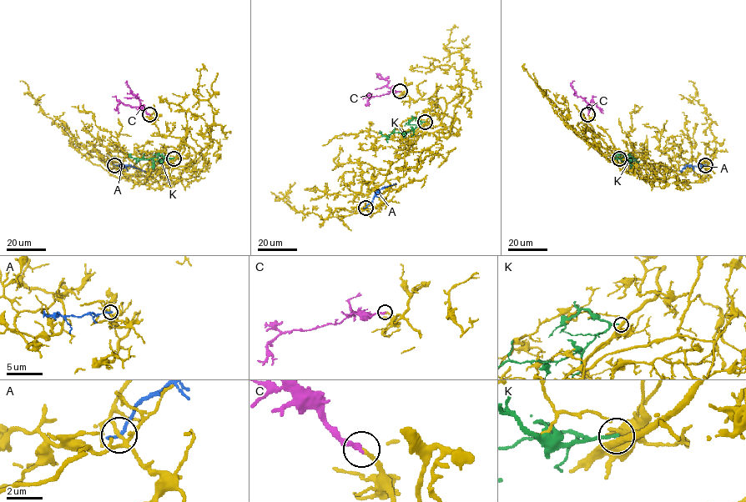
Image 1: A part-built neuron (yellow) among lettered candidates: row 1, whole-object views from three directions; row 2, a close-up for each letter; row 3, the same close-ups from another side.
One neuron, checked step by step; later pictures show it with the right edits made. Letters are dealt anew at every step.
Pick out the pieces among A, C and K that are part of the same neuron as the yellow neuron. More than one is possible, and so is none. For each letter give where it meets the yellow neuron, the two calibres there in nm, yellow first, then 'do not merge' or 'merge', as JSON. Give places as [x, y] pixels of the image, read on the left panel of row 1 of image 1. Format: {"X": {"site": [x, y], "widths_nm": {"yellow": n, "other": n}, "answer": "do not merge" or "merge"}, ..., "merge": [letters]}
{"A": {"site": [114, 165], "widths_nm": {"yellow": 160, "other": 200}, "answer": "do not merge"}, "C": {"site": [149, 114], "widths_nm": {"yellow": 200, "other": 220}, "answer": "merge"}, "K": {"site": [173, 158], "widths_nm": {"yellow": 360, "other": 160}, "answer": "do not merge"}, "merge": ["C"]}

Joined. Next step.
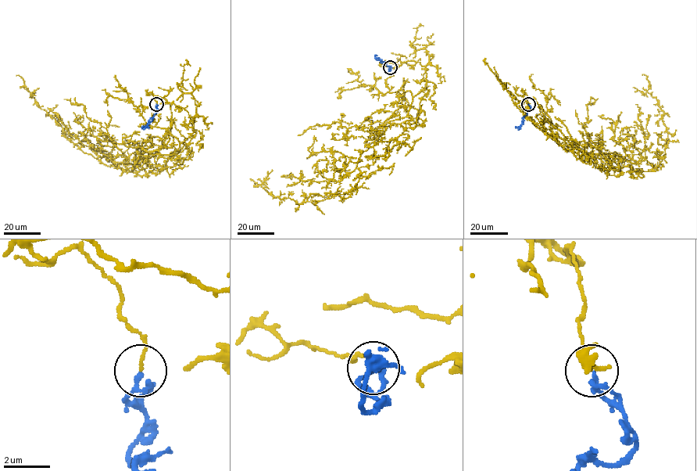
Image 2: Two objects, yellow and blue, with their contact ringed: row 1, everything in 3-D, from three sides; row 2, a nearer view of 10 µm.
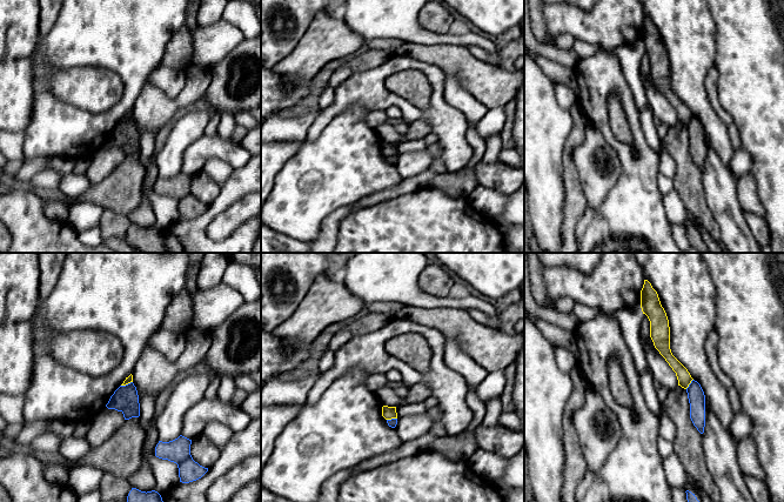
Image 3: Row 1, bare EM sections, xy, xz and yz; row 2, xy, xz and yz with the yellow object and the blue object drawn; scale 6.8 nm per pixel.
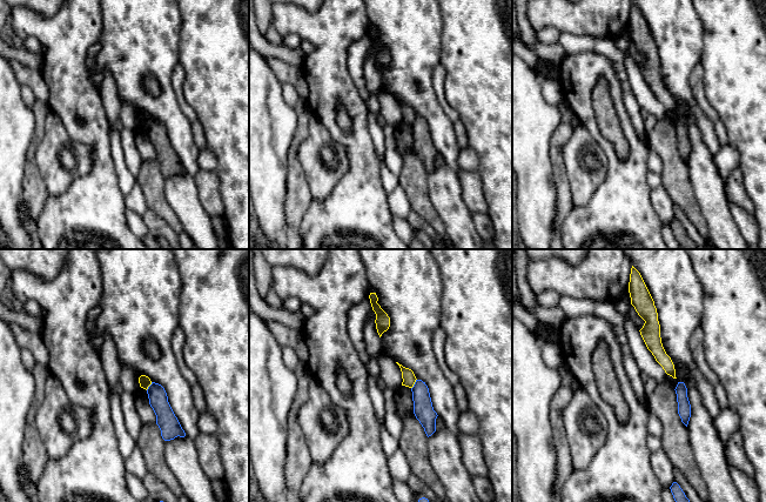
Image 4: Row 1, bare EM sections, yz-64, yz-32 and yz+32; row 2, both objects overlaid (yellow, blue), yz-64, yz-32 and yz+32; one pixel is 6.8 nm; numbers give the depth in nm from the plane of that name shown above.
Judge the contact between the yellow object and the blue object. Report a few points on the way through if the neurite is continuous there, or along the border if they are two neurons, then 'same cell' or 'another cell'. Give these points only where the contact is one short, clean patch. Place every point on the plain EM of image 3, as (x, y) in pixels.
along yz (692, 115), (685, 125) | another cell

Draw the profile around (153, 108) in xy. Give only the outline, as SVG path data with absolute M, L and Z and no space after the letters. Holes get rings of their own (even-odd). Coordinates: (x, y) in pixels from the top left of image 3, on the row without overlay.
M190 65L186 71L187 82L182 92L174 99L168 98L147 78L133 107L133 120L150 132L158 132L180 107L199 106L210 85L210 69Z

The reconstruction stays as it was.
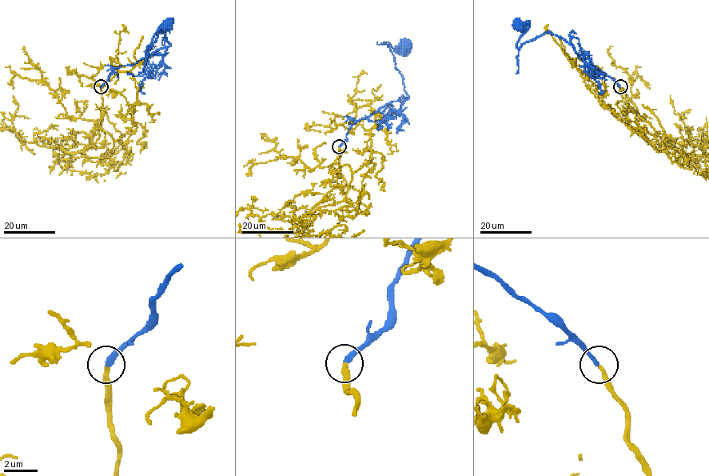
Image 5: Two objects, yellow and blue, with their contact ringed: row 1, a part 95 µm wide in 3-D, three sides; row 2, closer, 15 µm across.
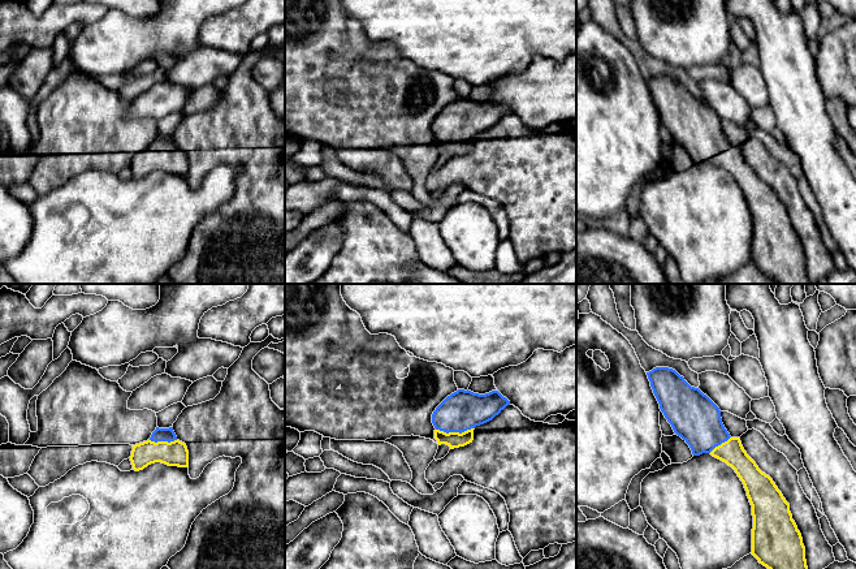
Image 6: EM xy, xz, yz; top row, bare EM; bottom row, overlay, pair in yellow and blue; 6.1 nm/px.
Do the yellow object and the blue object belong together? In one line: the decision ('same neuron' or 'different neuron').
same neuron

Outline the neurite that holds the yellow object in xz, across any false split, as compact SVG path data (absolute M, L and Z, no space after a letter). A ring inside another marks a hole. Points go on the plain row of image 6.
M458 98L432 122L437 152L446 152L454 158L472 151L475 135L492 129L507 113L510 109L498 99L479 103Z

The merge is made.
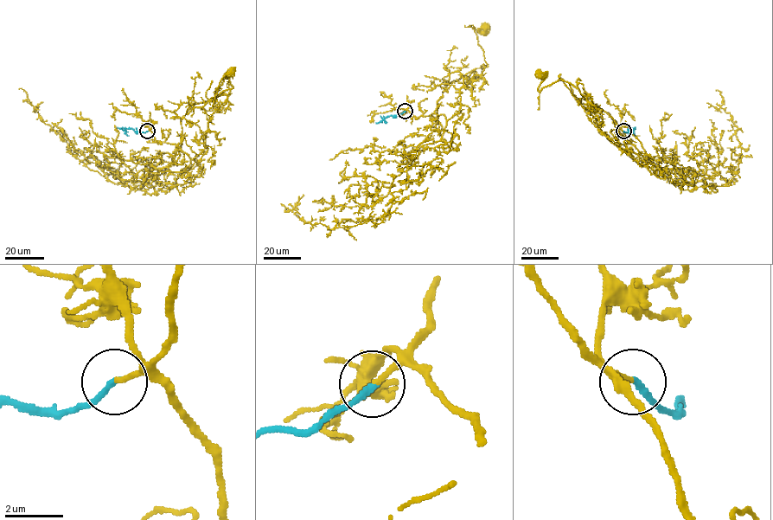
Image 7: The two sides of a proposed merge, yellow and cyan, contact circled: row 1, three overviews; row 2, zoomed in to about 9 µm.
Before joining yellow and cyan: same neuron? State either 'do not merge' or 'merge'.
merge

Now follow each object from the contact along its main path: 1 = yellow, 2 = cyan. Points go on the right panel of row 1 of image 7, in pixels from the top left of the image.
1: (622, 131), (629, 142), (626, 153), (661, 170), (571, 84), (558, 80), (539, 90), (539, 75)
2: (622, 131), (626, 132), (628, 129), (635, 127)

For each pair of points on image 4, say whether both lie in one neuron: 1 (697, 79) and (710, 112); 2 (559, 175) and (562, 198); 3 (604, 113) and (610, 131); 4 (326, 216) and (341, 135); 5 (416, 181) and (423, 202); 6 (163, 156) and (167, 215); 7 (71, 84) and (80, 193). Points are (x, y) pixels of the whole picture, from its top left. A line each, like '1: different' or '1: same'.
1: same
2: same
3: same
4: same
5: same
6: same
7: same

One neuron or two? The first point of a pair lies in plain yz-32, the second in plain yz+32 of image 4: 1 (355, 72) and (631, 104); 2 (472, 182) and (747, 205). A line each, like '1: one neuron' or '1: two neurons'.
1: one neuron
2: one neuron

